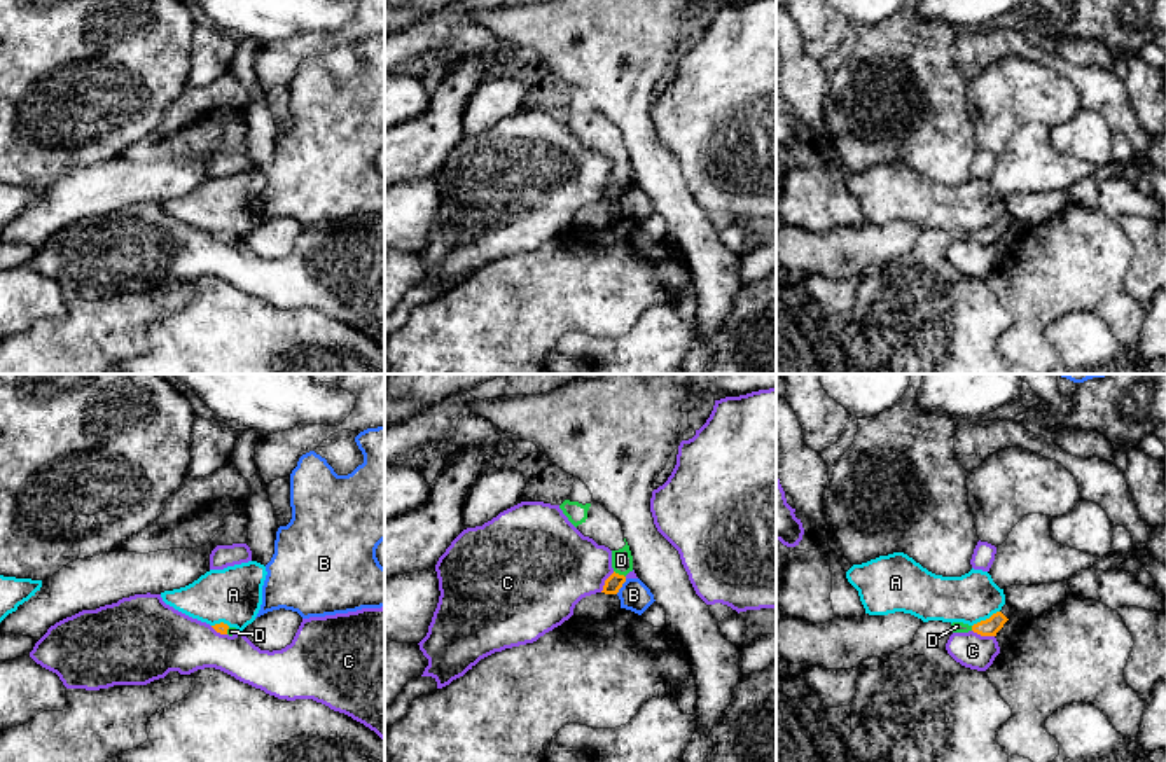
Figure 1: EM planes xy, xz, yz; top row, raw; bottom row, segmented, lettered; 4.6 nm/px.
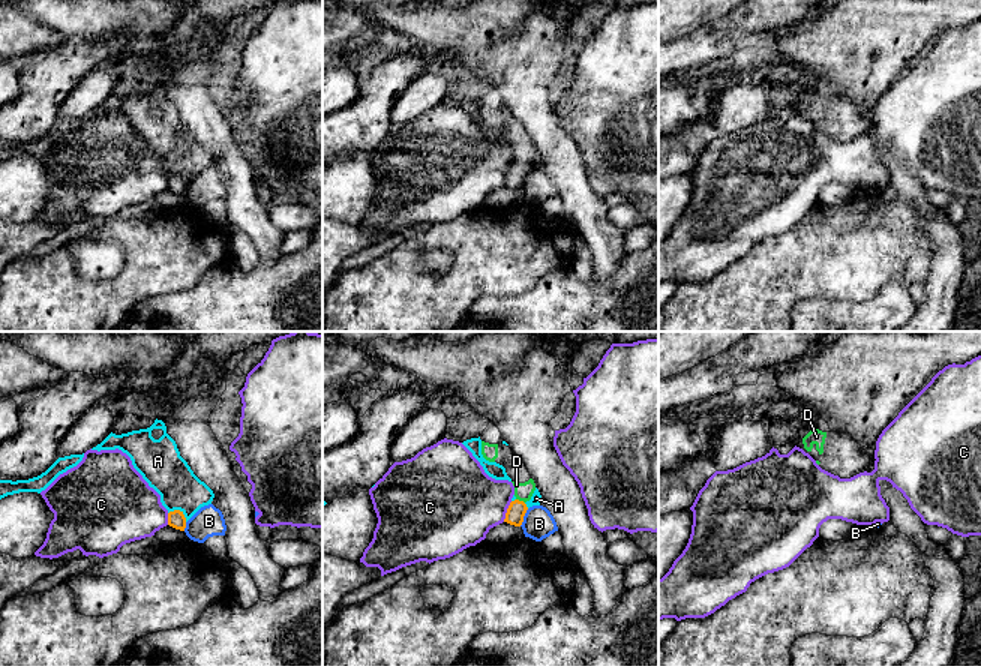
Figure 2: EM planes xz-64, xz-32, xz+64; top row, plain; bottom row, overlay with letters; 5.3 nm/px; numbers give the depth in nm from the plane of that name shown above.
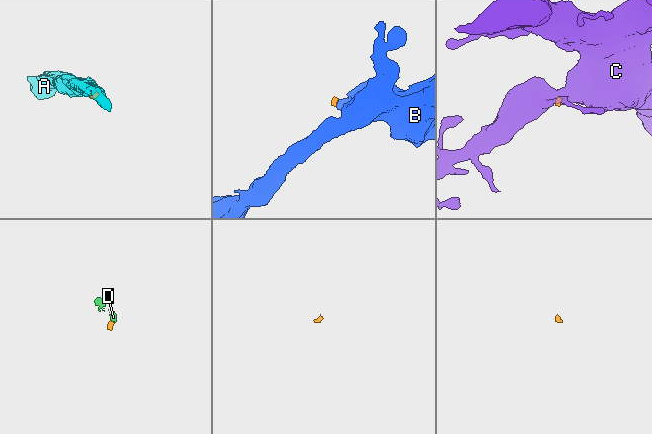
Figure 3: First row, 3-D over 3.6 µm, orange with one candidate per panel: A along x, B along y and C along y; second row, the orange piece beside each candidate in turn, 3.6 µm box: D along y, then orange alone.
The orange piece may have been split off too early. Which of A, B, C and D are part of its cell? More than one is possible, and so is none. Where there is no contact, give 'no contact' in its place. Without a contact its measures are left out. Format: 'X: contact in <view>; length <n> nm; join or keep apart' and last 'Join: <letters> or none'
A: contact in yz; length 150 nm; keep apart
B: contact in xz; length 90 nm; keep apart
C: contact in yz; length 110 nm; keep apart
D: contact in xz; length 70 nm; join
Join: D

